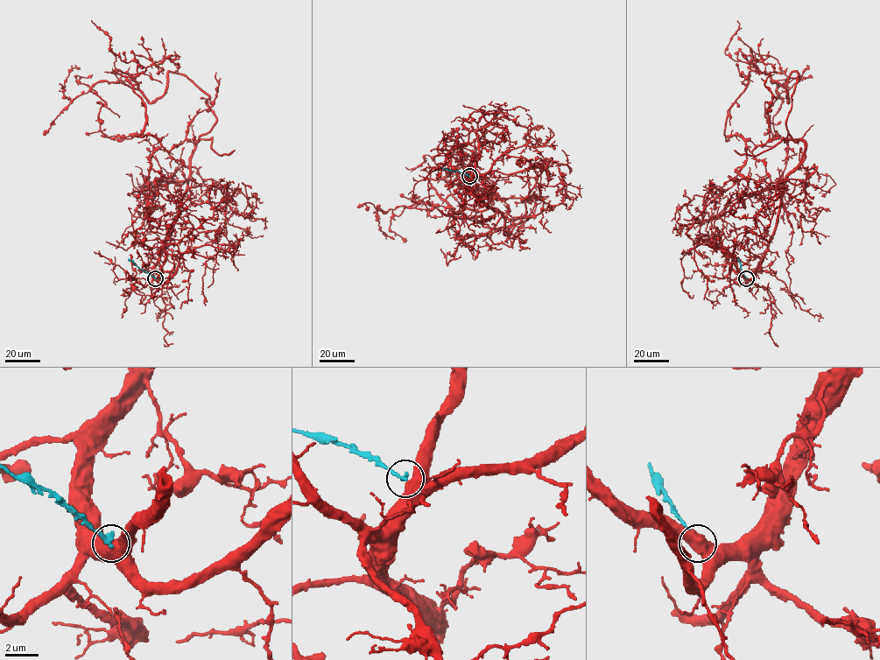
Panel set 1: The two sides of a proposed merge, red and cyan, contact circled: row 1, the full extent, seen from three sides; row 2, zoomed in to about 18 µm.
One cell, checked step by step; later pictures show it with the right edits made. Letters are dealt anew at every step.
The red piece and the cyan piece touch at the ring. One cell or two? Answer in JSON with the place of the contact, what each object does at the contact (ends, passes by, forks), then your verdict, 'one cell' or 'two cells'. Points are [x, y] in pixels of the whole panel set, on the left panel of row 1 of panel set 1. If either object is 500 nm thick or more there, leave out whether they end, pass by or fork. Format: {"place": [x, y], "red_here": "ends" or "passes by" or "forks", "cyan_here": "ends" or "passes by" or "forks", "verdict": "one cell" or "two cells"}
{"place": [155, 278], "verdict": "two cells"}

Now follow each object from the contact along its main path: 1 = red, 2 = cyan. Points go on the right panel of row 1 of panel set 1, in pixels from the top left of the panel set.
1: (747, 278), (805, 149), (786, 126), (796, 71), (788, 102), (749, 72), (724, 135), (766, 142), (770, 72)
2: (746, 278), (737, 258)

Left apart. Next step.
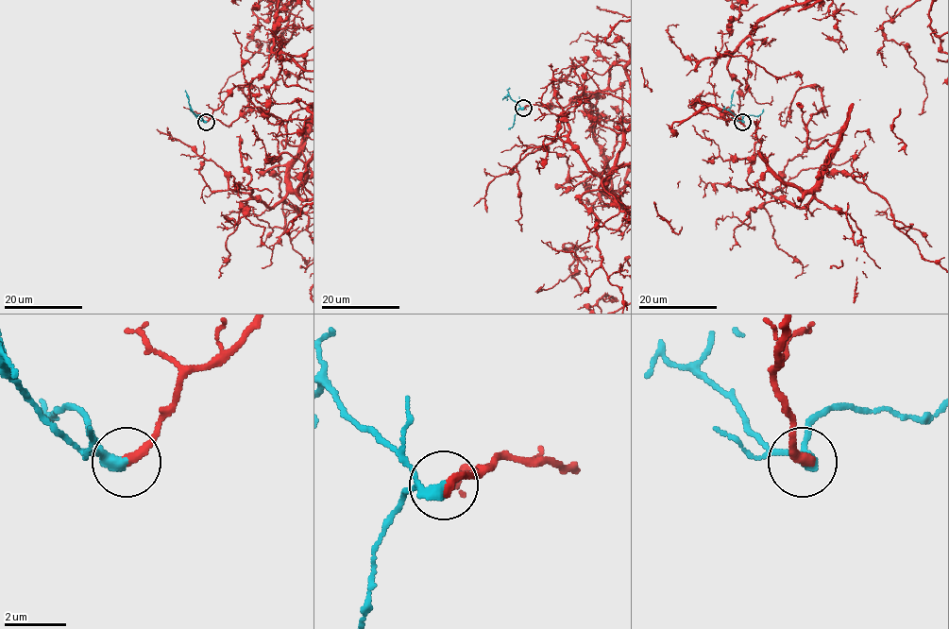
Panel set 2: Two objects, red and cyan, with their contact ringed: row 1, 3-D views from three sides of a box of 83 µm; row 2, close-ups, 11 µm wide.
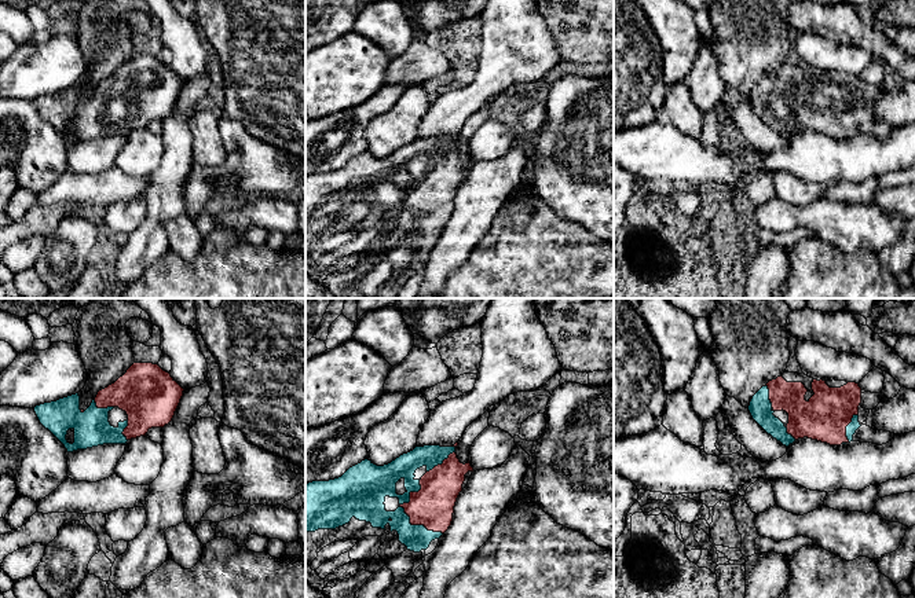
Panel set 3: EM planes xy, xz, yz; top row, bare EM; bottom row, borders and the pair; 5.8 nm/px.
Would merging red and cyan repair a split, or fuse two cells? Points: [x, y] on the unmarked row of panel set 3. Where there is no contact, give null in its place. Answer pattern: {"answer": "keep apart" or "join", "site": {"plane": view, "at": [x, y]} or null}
{"answer": "join", "site": {"plane": "xz", "at": [406, 205]}}

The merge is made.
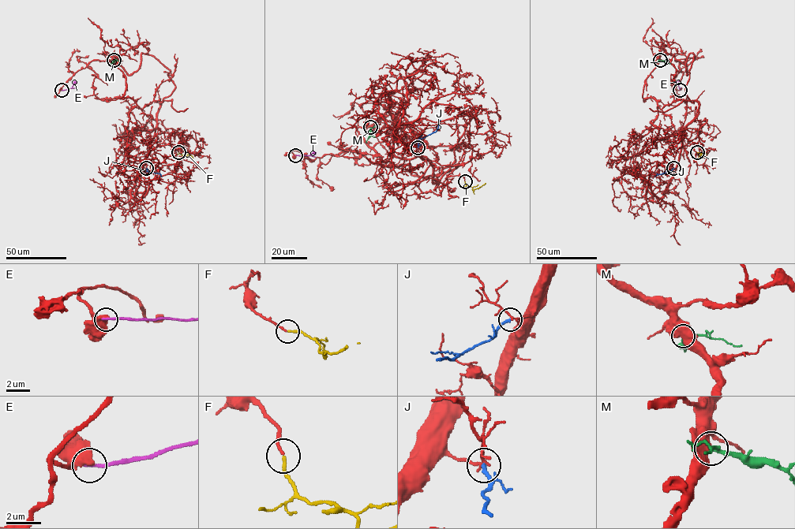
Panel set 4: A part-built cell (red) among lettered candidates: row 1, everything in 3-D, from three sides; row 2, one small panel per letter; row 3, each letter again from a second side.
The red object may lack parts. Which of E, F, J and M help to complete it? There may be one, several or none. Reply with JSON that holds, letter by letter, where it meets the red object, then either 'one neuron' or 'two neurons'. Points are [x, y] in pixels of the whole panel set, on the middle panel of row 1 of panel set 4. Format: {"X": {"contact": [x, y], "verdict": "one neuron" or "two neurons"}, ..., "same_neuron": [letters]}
{"E": {"contact": [295, 155], "verdict": "two neurons"}, "F": {"contact": [465, 181], "verdict": "one neuron"}, "J": {"contact": [418, 147], "verdict": "two neurons"}, "M": {"contact": [370, 127], "verdict": "two neurons"}, "same_neuron": ["F"]}

